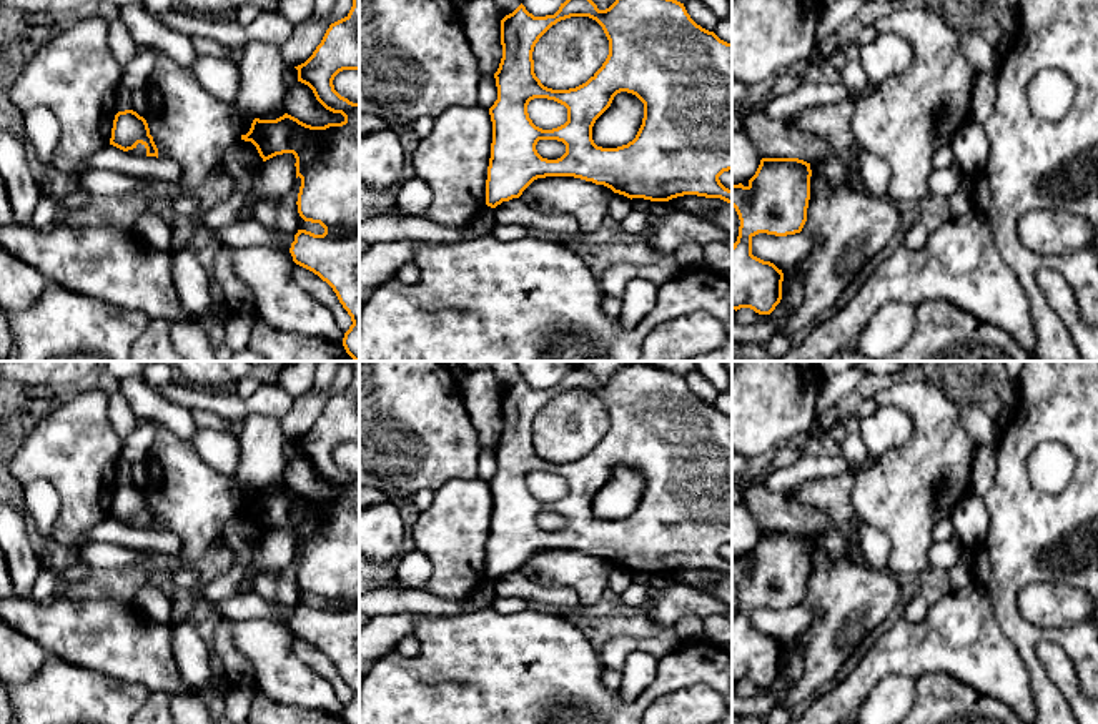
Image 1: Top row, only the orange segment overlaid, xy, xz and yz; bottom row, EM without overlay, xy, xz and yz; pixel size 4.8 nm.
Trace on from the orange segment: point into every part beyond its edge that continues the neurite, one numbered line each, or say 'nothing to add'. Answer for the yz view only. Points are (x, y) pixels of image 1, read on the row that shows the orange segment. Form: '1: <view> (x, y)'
nothing to add

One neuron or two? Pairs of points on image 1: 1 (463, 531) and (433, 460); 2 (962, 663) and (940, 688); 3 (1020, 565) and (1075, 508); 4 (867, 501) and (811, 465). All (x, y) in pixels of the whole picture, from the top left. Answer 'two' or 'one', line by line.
1: two
2: two
3: one
4: two

